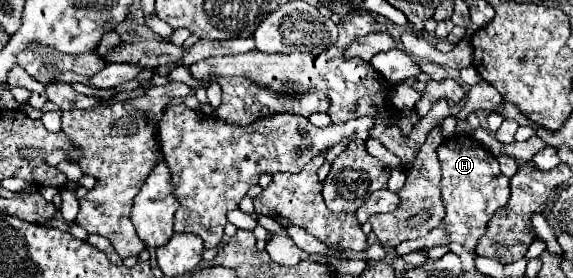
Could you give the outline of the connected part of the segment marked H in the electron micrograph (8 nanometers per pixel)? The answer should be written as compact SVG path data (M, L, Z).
M453 136L445 138L445 142L437 150L439 162L441 162L441 196L445 202L445 218L443 224L433 228L425 238L419 240L409 240L401 242L395 252L409 254L415 252L417 248L431 248L431 246L443 246L457 242L465 250L473 252L487 232L487 222L493 218L493 214L503 208L510 198L510 178L503 176L499 170L497 158L477 144L471 136Z

